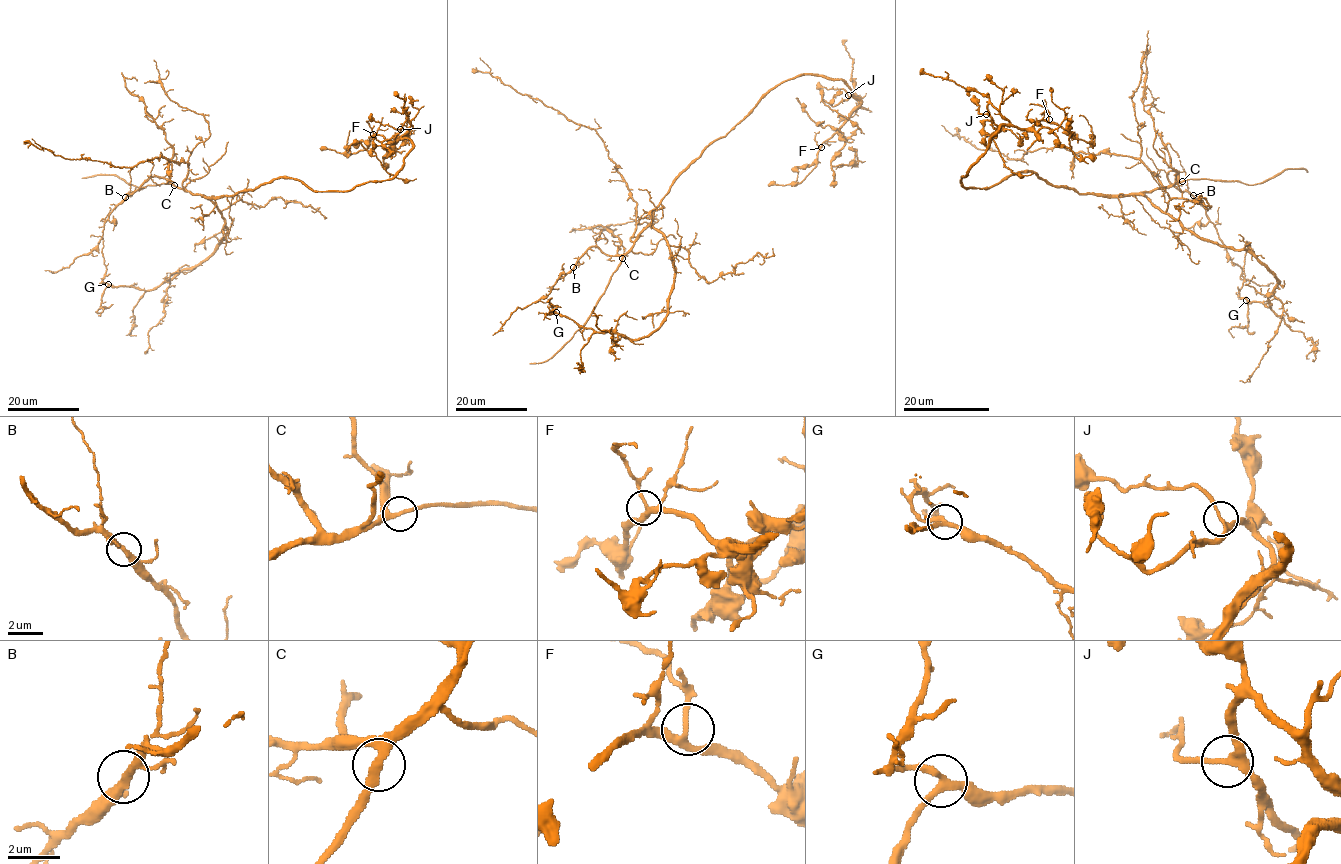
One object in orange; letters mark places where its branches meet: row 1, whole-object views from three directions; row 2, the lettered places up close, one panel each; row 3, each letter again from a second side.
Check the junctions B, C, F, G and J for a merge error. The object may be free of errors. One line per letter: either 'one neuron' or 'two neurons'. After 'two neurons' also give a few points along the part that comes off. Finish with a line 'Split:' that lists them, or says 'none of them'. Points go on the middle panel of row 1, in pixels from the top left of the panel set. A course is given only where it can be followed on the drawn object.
B: one neuron
C: one neuron
F: one neuron
G: one neuron
J: one neuron
Split: none of them

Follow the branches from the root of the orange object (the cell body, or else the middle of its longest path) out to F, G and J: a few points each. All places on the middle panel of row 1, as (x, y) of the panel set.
F: (698, 157), (714, 141), (725, 137), (769, 92), (801, 75), (839, 78), (861, 101), (821, 147)
G: (698, 157), (654, 211), (652, 224), (674, 267), (666, 319), (645, 337), (628, 339), (556, 312)
J: (698, 157), (769, 92), (789, 79), (801, 75), (841, 79), (861, 101), (849, 114), (858, 102), (848, 95)

